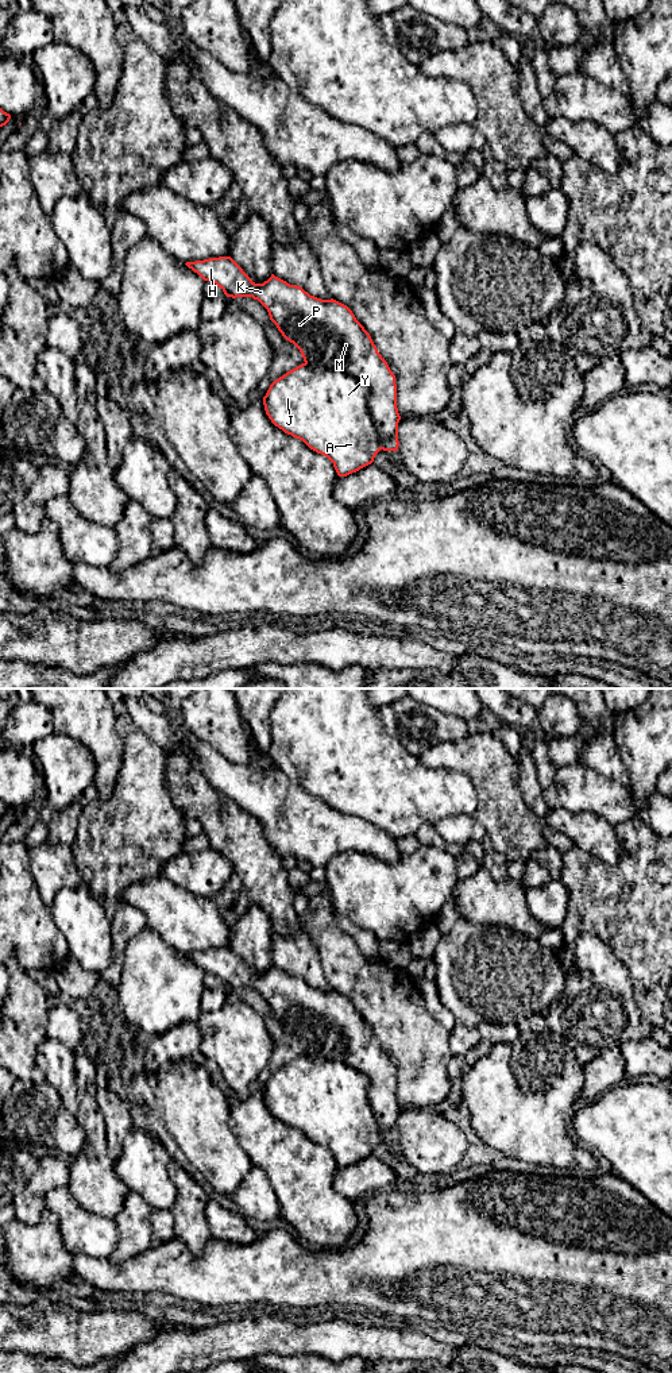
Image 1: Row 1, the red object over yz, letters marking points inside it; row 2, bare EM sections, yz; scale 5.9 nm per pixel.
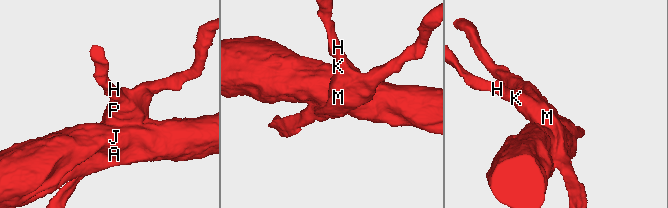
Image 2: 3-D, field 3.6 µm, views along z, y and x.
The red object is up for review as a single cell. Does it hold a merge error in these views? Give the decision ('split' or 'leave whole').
split

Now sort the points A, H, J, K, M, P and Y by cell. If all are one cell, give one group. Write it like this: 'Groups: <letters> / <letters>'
Groups: A J Y / H K M P

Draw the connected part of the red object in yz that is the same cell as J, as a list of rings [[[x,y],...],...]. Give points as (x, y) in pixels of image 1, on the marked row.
[[[302,363],[275,379],[263,405],[271,423],[285,433],[302,440],[325,455],[339,477],[347,477],[371,464],[381,451],[376,428],[368,412],[370,389],[341,370]]]

